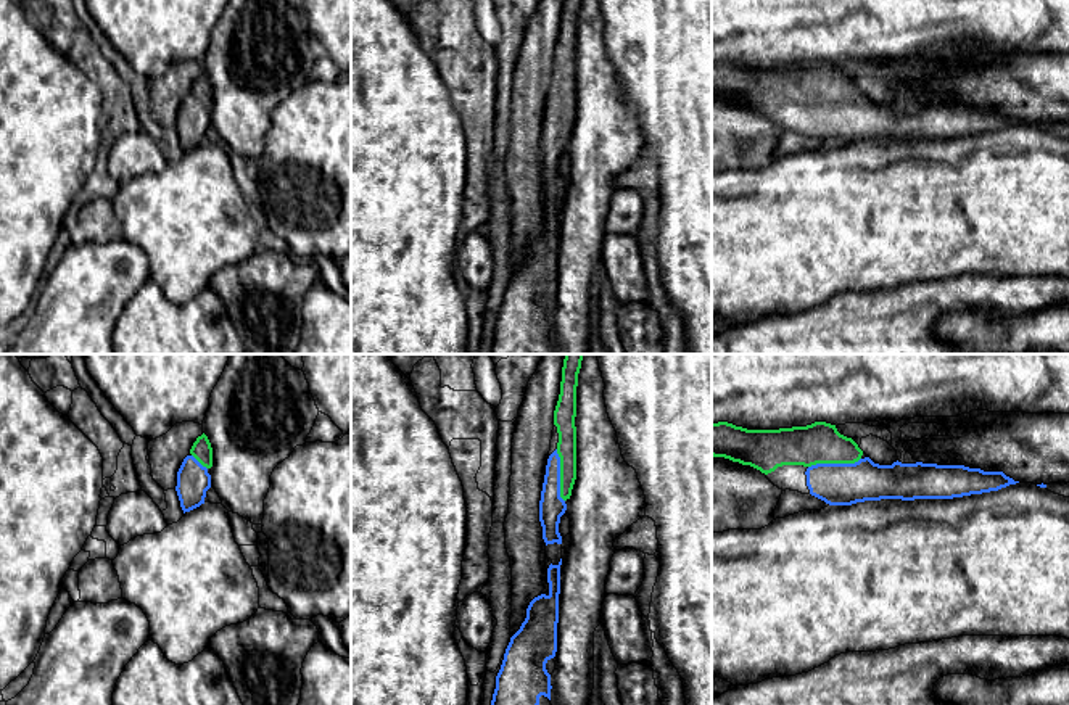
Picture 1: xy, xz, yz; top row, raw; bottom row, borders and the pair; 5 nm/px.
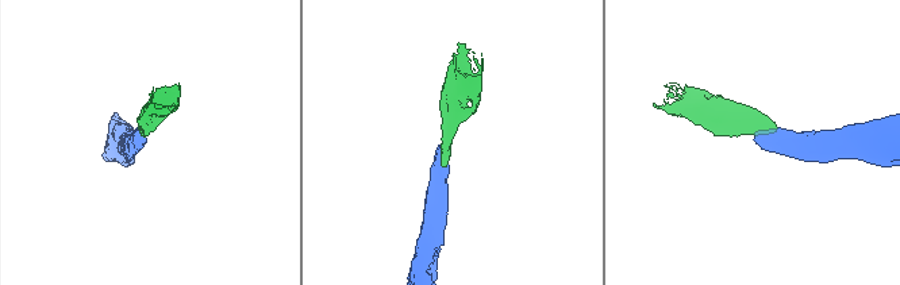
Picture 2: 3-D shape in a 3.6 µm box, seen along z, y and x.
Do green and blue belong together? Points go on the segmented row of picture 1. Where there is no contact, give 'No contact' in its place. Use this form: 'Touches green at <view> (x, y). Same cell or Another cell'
Touches green at yz (834, 462). Same cell

